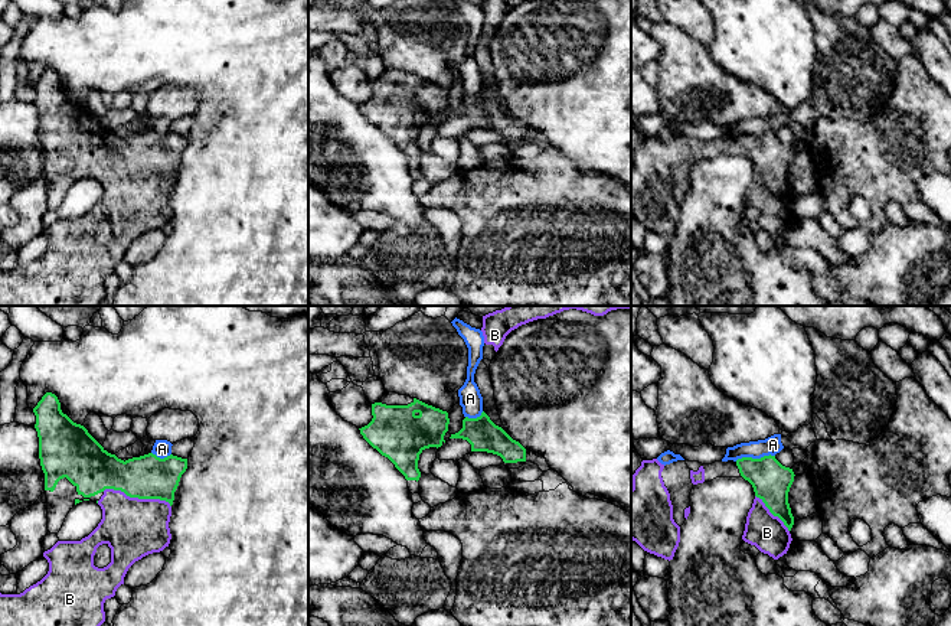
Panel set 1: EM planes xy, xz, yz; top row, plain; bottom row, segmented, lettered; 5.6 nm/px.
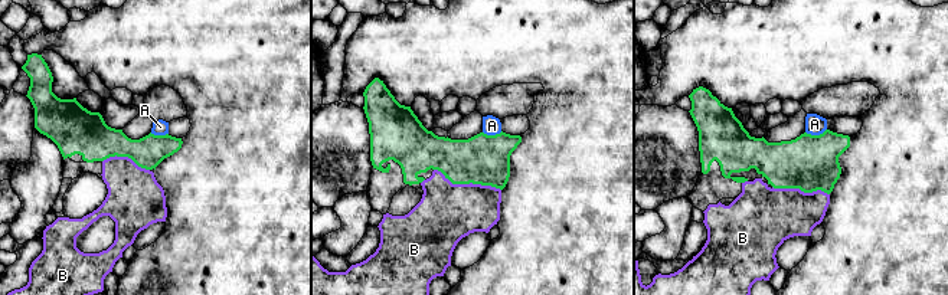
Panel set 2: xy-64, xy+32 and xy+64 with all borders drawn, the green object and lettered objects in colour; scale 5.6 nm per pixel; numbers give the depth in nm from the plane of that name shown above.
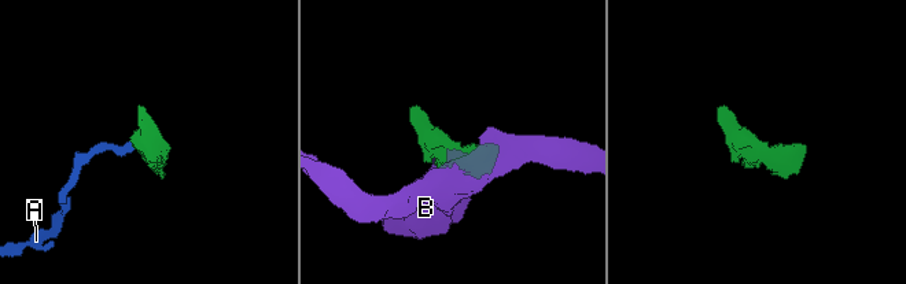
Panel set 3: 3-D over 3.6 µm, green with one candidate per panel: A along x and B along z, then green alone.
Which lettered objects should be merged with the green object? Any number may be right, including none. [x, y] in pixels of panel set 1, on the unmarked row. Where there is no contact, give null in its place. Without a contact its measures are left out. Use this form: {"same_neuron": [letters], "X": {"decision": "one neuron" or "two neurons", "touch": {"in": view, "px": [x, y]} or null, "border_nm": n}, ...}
{"same_neuron": ["B"], "A": {"decision": "two neurons", "touch": {"in": "yz", "px": [754, 136]}, "border_nm": 220}, "B": {"decision": "one neuron", "touch": {"in": "xy", "px": [137, 173]}, "border_nm": 400}}

